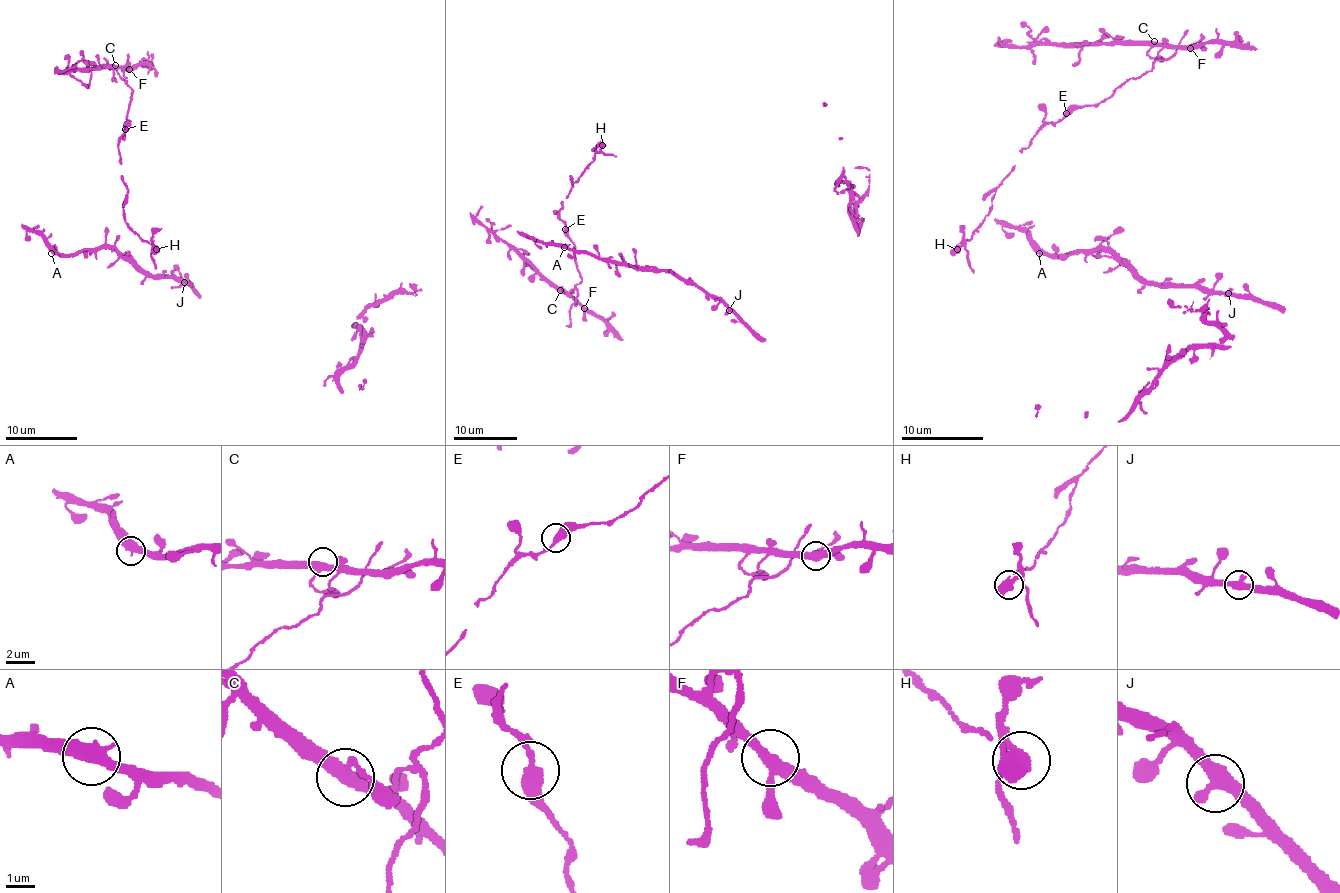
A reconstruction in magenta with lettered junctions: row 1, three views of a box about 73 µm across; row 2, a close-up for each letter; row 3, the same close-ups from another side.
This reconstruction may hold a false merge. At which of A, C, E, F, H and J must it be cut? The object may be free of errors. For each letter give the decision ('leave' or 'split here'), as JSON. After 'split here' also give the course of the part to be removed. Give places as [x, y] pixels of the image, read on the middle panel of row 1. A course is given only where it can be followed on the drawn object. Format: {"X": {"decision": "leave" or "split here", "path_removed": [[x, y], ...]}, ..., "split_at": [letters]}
{"A": {"decision": "leave"}, "C": {"decision": "leave"}, "E": {"decision": "leave"}, "F": {"decision": "leave"}, "H": {"decision": "split here", "path_removed": [[603, 145], [602, 152], [616, 157]]}, "J": {"decision": "leave"}, "split_at": ["H"]}

